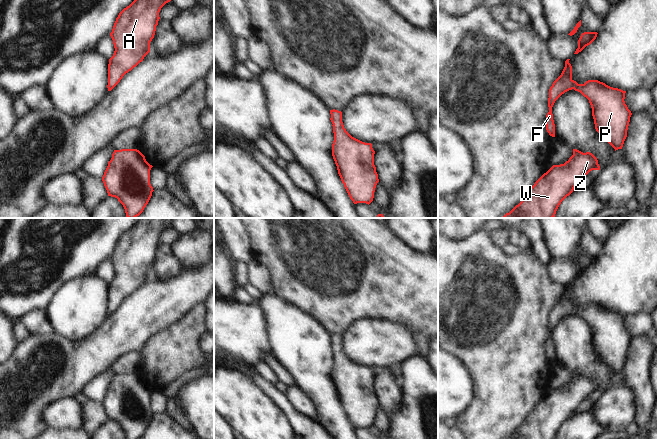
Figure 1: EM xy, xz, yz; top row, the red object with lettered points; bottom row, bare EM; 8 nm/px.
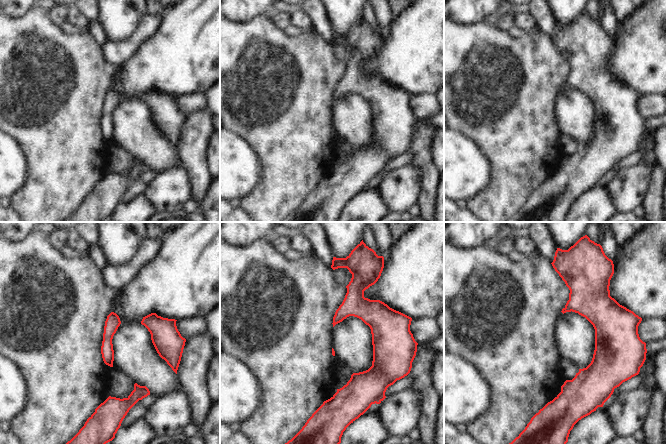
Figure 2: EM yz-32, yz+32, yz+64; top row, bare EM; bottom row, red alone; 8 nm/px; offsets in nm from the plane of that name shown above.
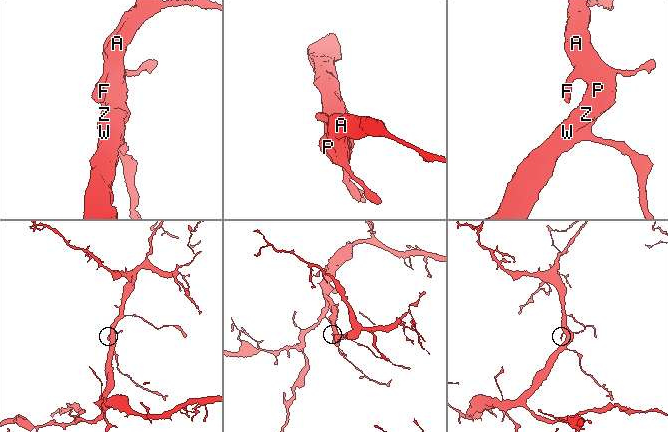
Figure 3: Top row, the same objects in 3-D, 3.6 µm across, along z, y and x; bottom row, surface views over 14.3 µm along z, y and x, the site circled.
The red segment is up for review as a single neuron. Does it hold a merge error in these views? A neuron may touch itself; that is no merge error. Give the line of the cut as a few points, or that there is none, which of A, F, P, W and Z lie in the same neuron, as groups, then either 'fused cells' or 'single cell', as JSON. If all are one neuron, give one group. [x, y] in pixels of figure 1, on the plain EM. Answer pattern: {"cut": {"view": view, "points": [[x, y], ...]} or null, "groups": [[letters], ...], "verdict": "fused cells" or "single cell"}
{"cut": null, "groups": [["A", "F", "P", "W", "Z"]], "verdict": "single cell"}

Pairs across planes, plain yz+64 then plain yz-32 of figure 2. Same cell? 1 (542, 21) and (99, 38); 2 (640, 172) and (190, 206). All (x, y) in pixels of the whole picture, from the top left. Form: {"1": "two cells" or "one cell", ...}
{"1": "one cell", "2": "two cells"}

